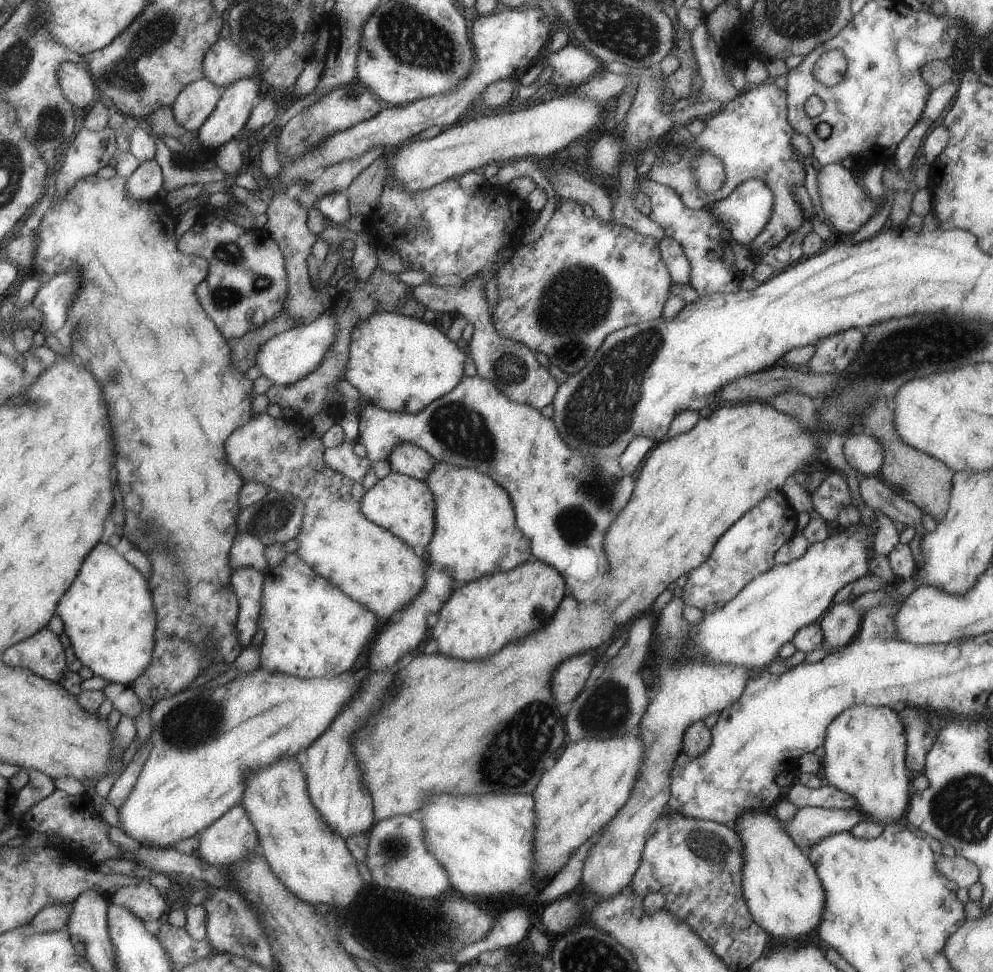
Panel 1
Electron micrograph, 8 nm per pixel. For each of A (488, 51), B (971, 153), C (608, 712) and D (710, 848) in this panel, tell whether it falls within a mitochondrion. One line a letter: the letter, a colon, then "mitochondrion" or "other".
A: other
B: other
C: mitochondrion
D: mitochondrion

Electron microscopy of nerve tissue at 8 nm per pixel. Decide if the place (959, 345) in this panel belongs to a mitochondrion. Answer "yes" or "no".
yes

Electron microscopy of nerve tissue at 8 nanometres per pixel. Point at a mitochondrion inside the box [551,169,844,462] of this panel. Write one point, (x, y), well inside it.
(600, 408)

